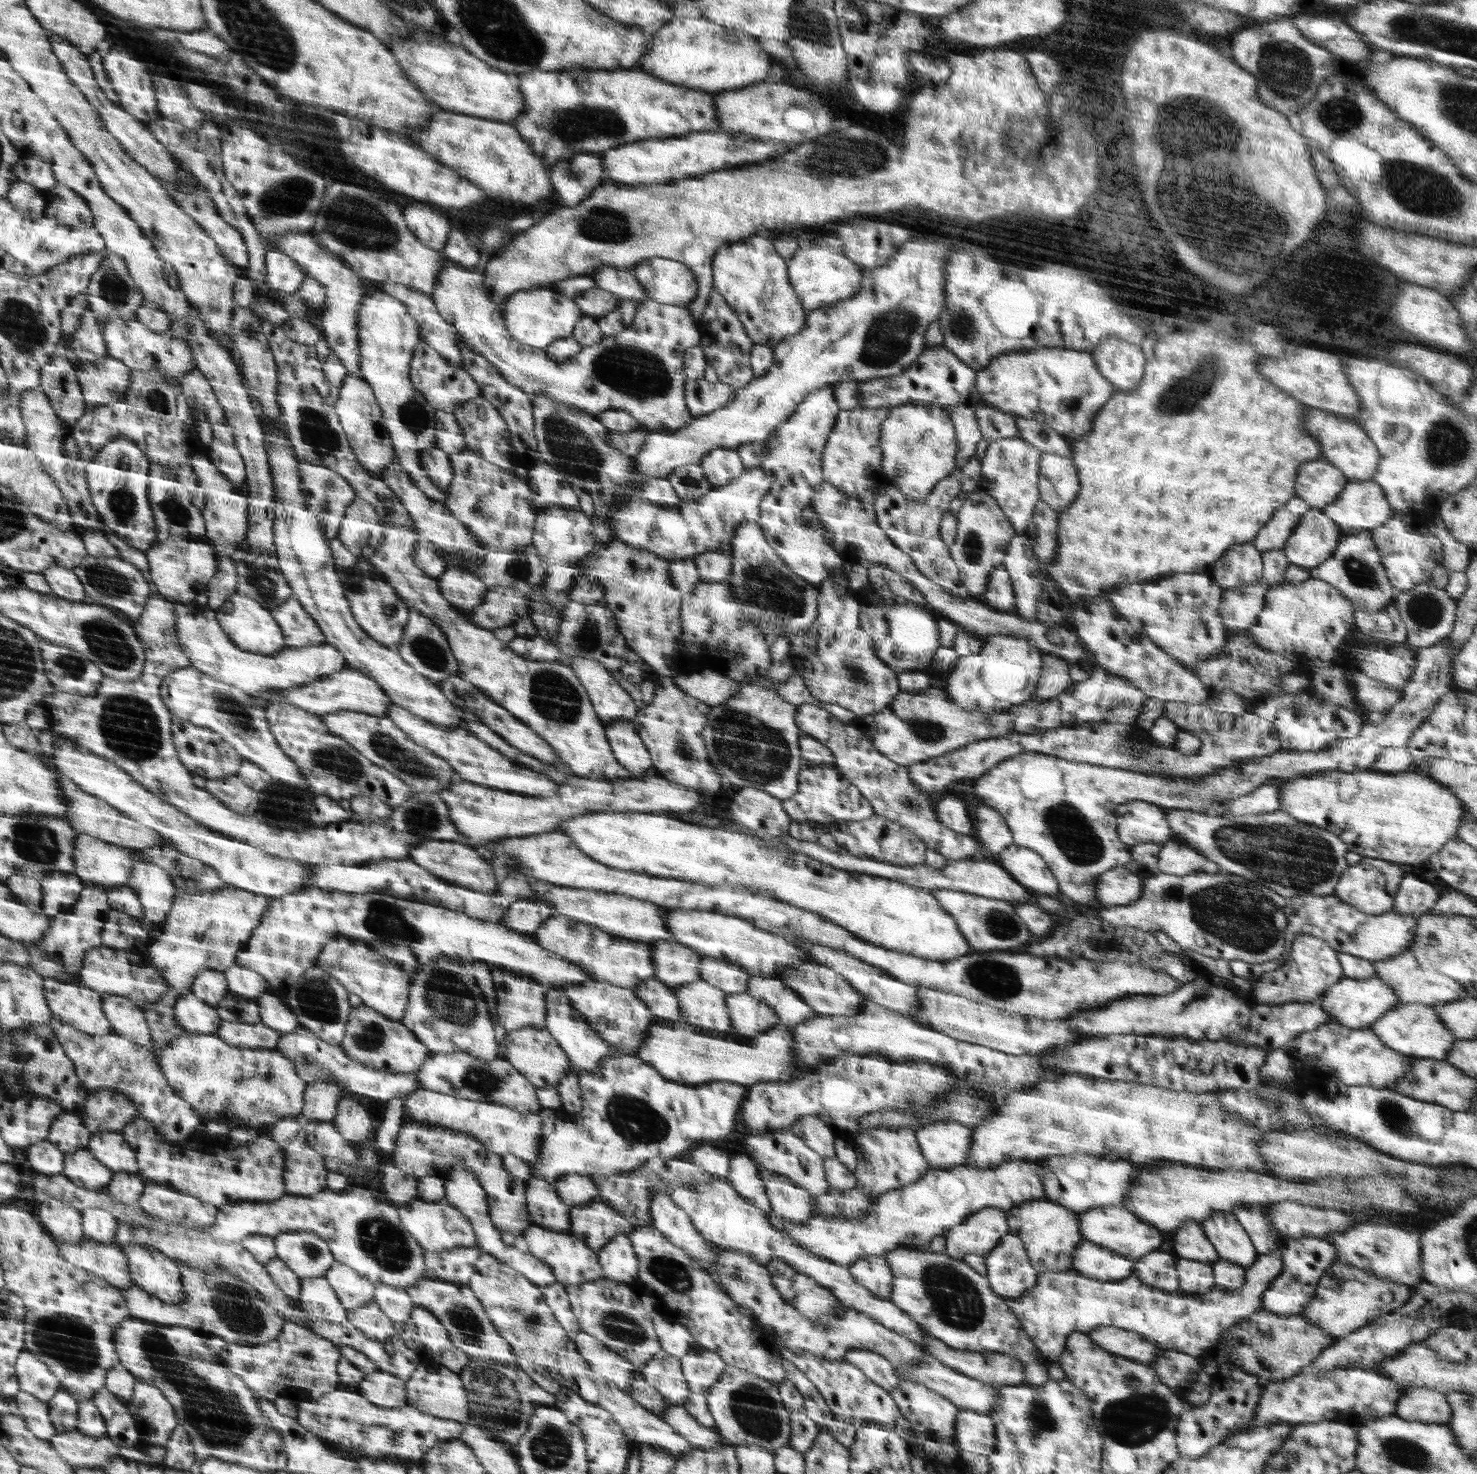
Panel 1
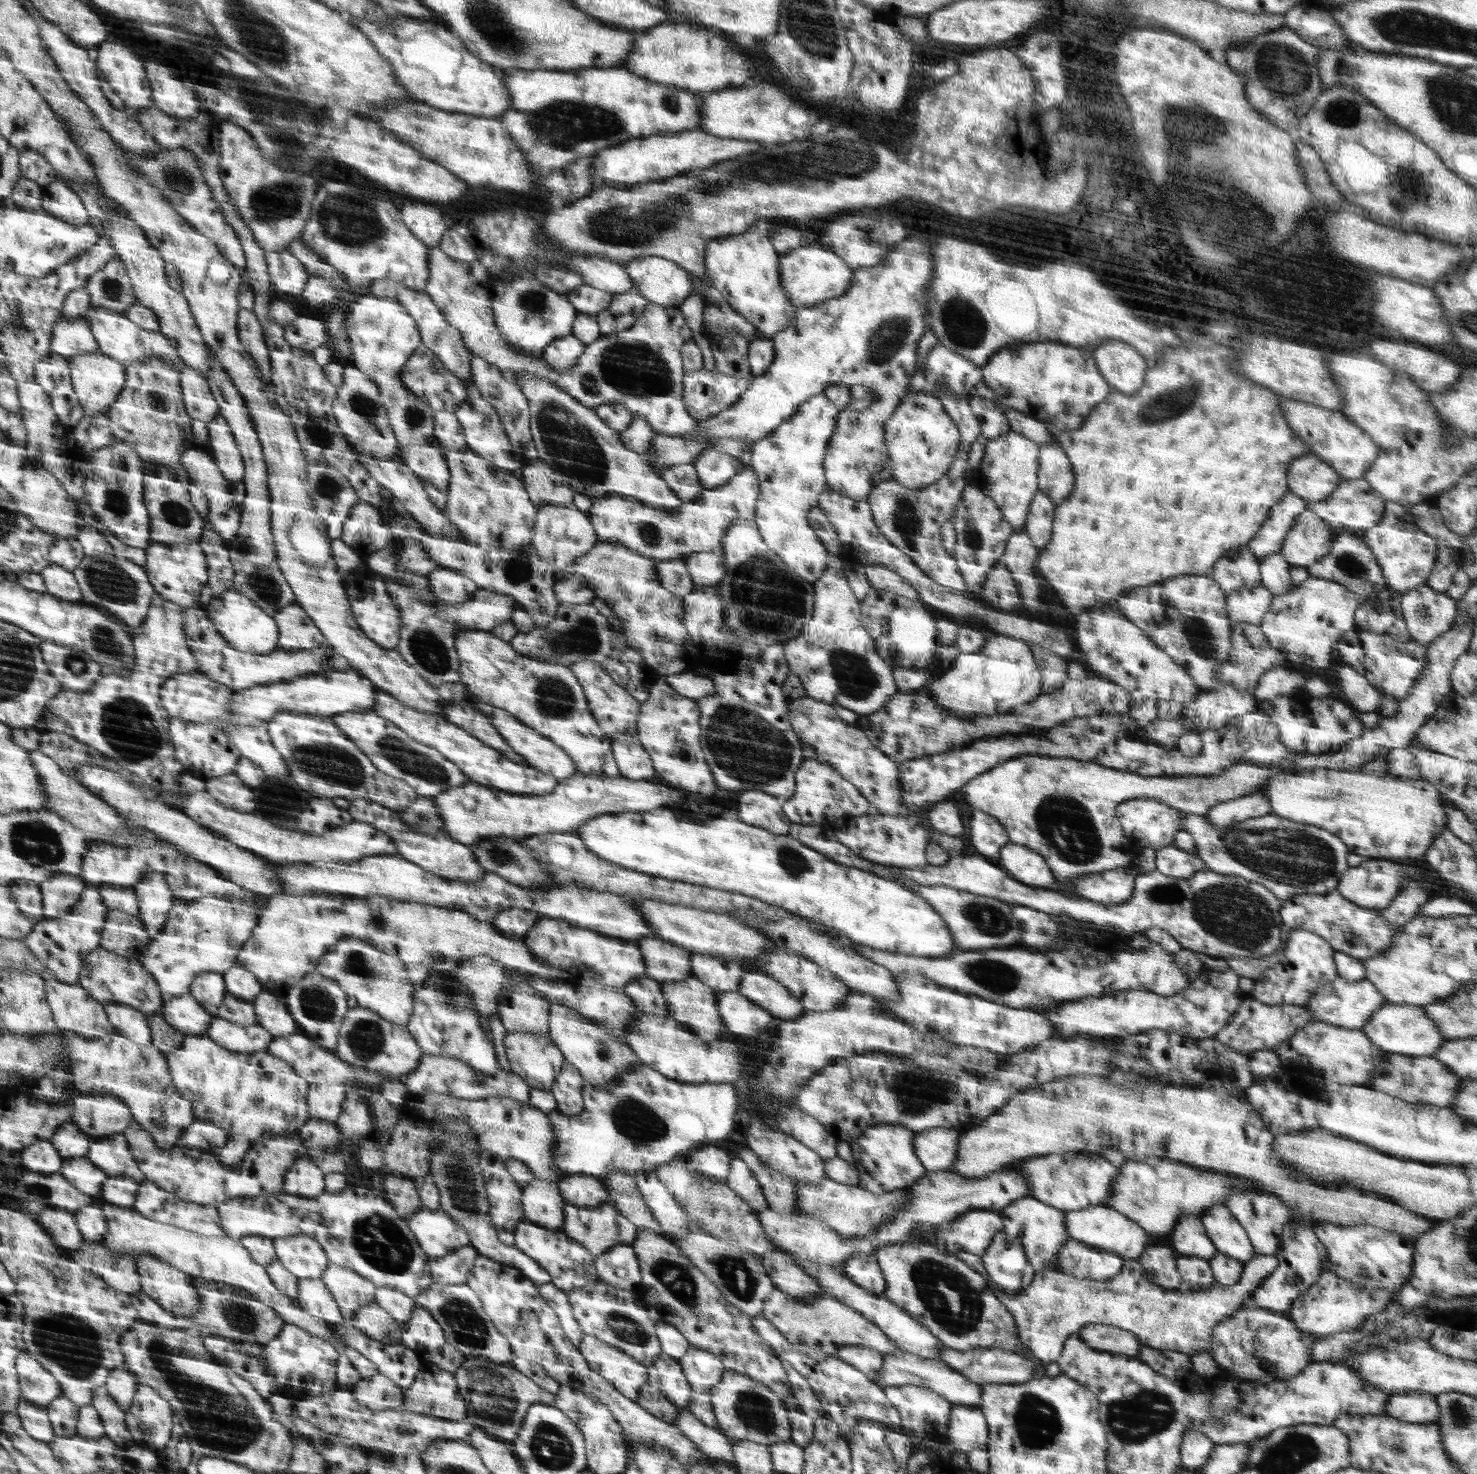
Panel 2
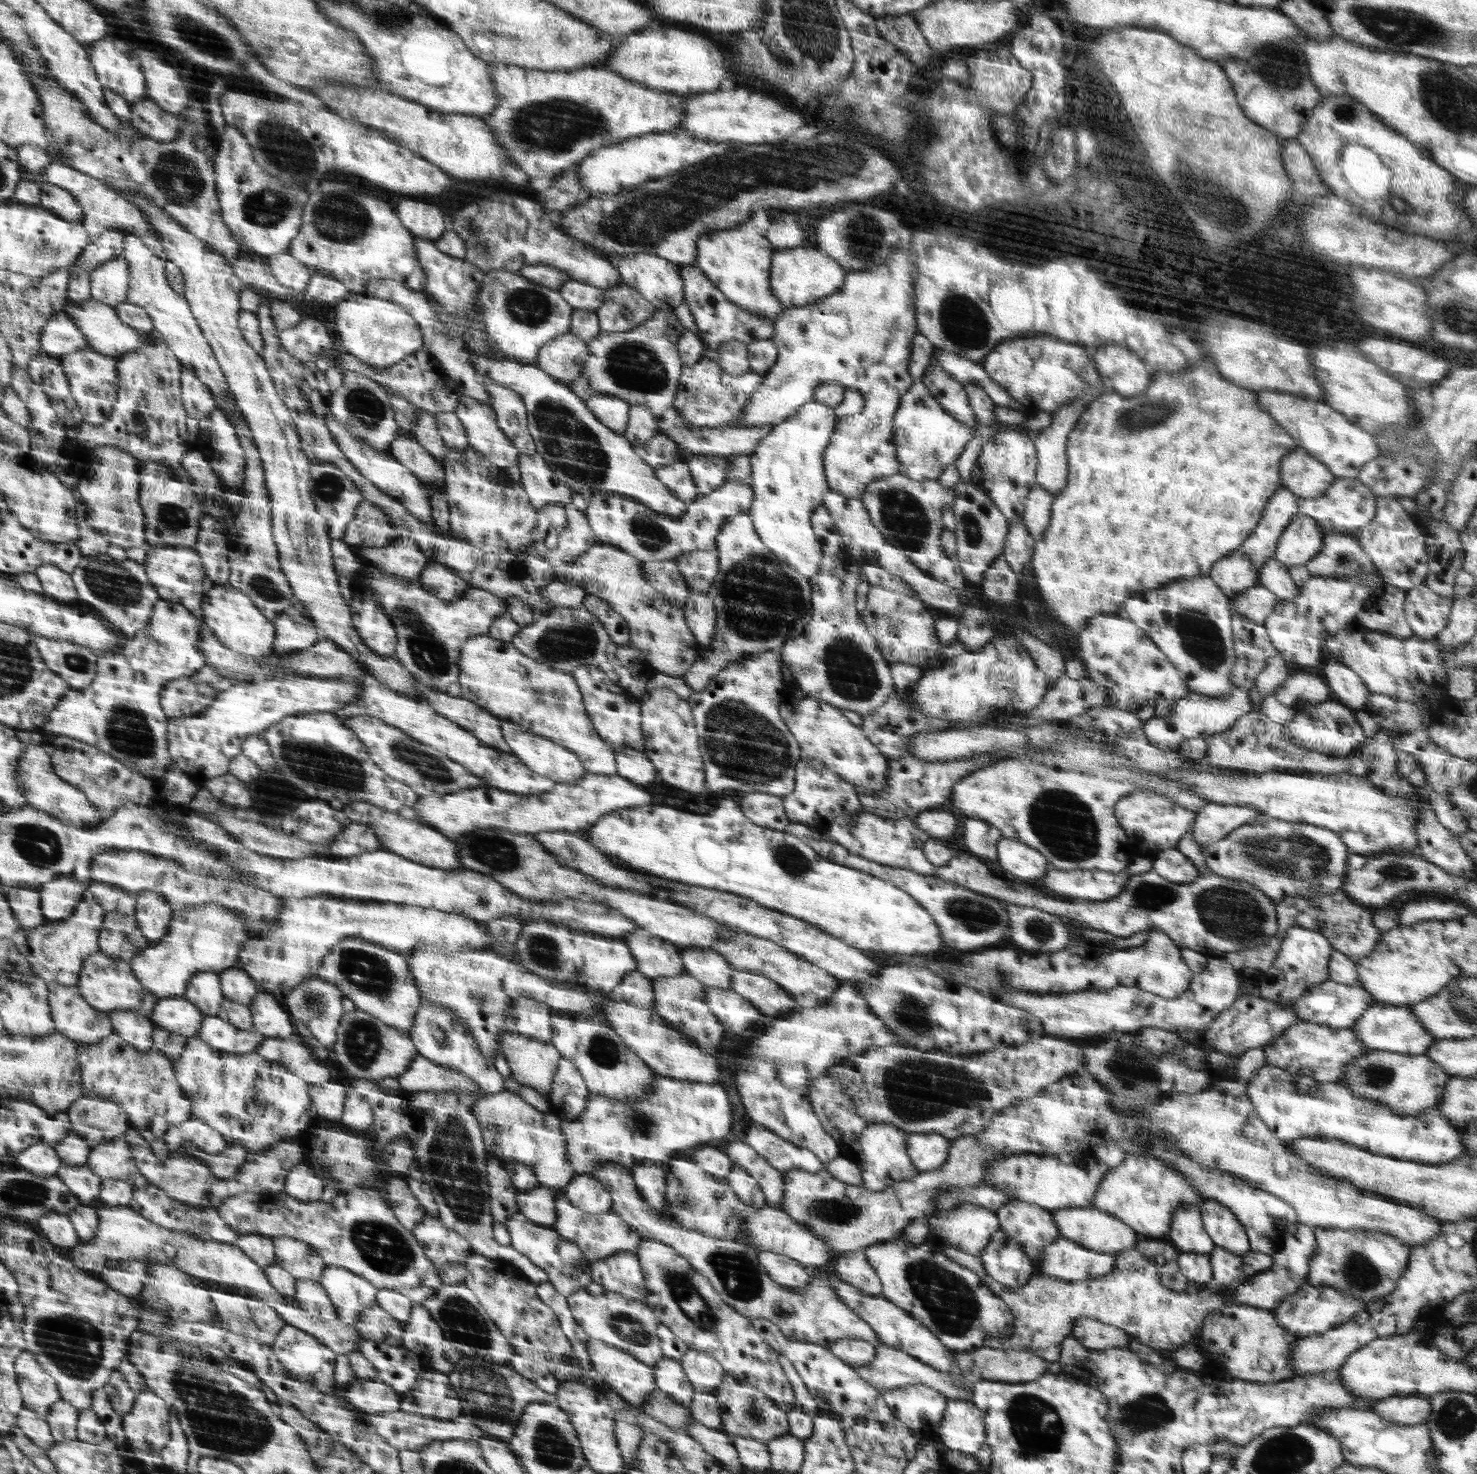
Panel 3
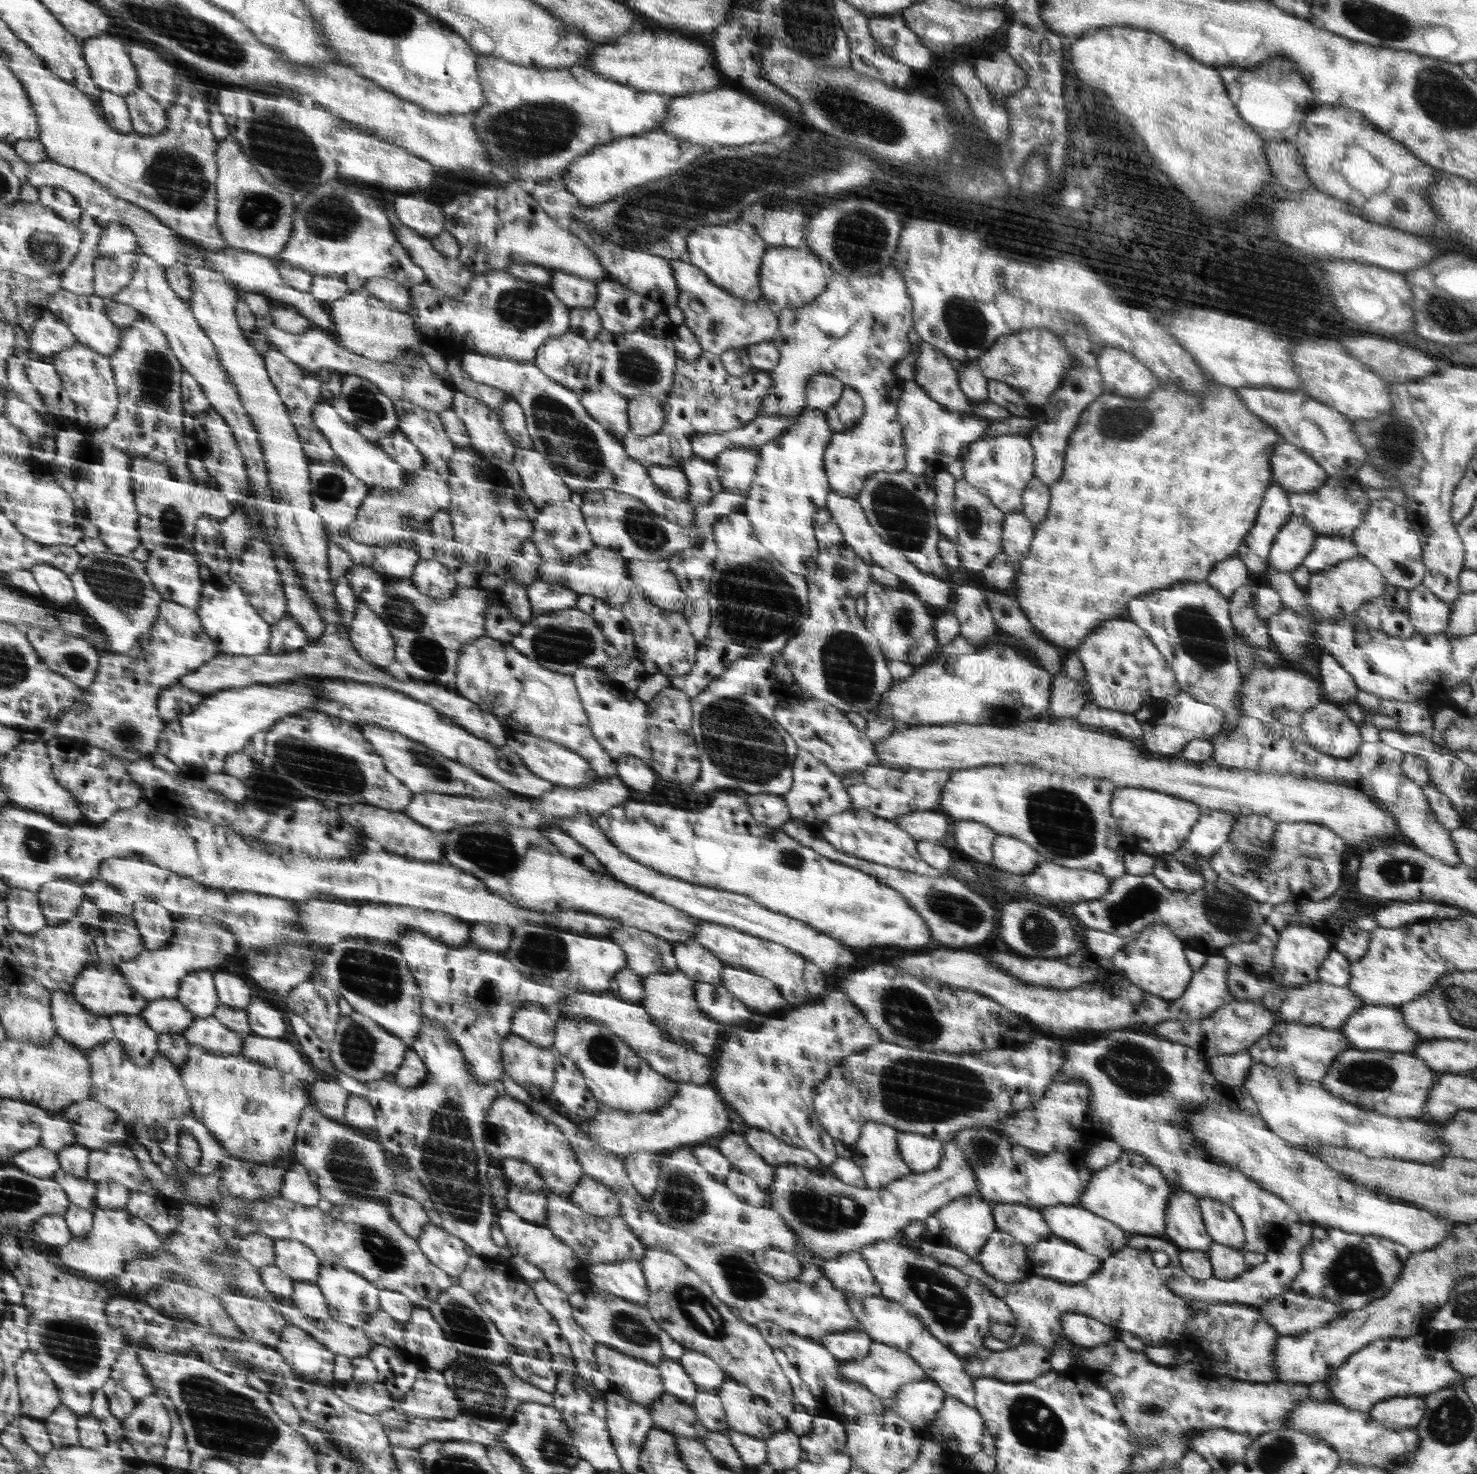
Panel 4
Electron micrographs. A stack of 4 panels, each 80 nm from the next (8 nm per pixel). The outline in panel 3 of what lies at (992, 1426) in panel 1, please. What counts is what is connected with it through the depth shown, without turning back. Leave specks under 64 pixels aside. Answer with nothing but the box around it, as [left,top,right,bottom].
[937,1400,988,1455]

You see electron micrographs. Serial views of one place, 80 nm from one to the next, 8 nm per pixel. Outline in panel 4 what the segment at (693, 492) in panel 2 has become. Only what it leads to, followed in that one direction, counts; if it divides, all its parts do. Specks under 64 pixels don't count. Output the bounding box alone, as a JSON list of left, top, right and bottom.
[648,465,690,502]

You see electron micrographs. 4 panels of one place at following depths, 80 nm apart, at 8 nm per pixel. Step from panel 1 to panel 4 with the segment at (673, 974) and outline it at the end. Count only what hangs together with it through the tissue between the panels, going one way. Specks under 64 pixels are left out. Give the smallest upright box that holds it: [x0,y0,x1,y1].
[608,924,678,975]

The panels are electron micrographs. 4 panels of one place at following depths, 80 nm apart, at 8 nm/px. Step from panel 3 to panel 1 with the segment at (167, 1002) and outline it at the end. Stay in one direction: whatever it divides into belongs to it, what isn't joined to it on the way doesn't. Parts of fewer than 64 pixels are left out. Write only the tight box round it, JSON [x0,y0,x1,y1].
[176,992,224,1034]

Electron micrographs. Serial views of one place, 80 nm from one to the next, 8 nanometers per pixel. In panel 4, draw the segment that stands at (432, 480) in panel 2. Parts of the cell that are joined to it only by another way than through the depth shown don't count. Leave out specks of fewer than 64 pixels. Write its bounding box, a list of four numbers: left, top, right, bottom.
[376,431,425,471]

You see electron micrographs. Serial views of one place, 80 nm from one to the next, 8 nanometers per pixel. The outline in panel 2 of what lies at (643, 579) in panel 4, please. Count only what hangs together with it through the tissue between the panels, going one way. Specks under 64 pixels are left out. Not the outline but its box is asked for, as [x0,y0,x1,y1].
[657,559,696,598]

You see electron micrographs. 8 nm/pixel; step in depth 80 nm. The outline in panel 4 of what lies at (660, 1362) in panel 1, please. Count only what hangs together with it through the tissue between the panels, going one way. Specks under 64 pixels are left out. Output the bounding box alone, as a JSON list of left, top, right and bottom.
[656,1359,698,1405]

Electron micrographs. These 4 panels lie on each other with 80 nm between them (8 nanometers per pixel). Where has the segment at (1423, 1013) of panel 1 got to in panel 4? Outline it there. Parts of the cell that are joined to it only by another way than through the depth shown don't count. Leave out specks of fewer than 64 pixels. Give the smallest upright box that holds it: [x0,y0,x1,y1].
[1341,1005,1425,1053]

